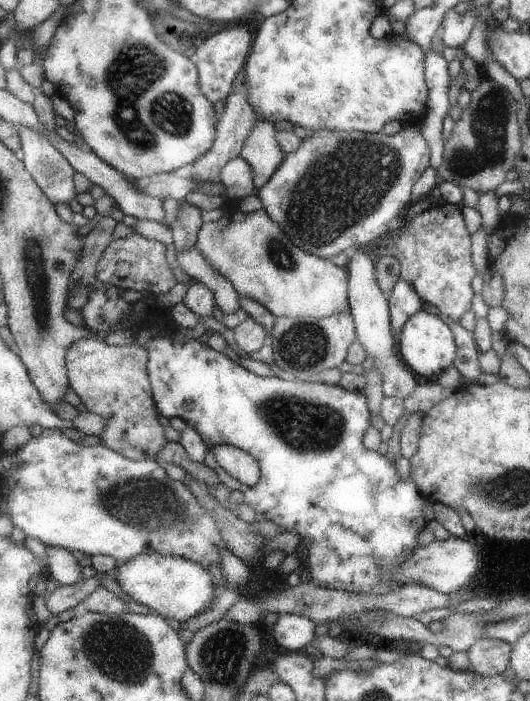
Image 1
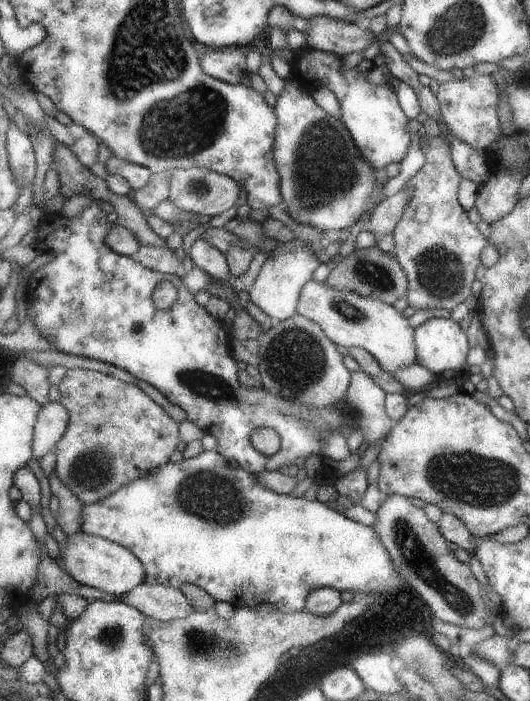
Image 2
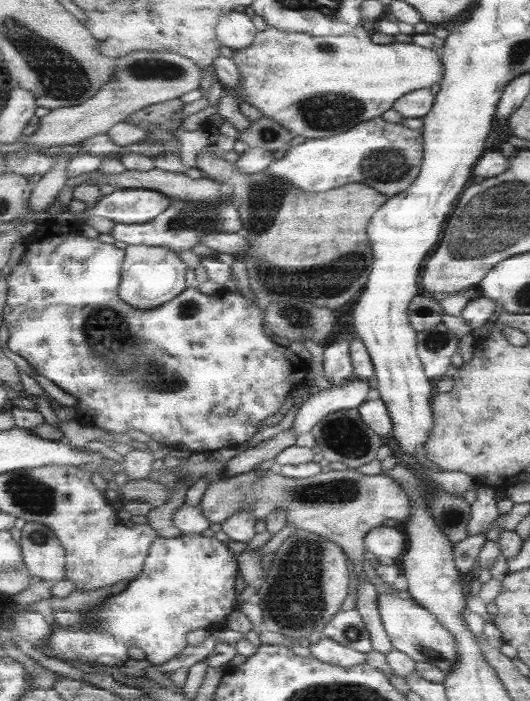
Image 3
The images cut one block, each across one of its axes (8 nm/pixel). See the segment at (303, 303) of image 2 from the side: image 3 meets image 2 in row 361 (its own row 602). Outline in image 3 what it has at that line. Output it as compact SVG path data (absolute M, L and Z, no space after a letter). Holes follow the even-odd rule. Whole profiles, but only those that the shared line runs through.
M378 593L378 610L381 626L390 645L403 652L415 662L428 662L436 666L443 674L451 673L451 667L457 661L455 641L431 616L431 612L420 607L408 595L389 595Z

